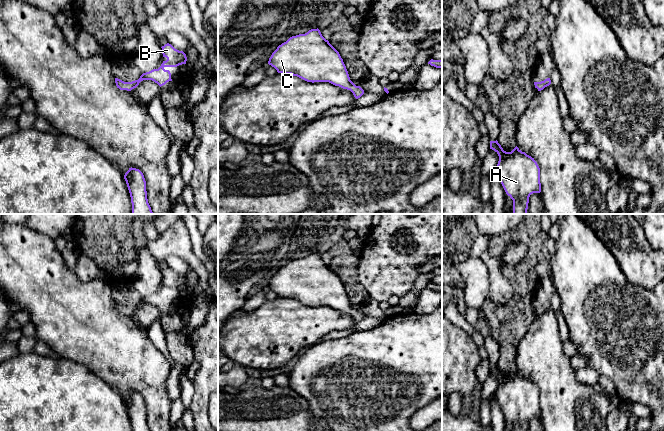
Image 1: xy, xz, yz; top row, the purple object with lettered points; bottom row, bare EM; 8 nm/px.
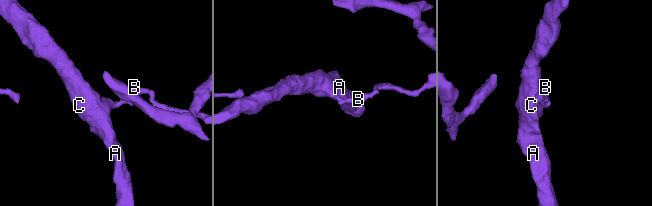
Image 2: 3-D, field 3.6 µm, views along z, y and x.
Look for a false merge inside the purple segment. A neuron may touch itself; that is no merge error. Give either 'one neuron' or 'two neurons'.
two neurons

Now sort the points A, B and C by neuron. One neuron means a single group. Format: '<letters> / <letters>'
A C / B

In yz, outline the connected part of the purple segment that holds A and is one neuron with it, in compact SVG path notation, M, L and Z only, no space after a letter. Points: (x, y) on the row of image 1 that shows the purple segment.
M497 140L490 141L490 149L499 156L494 172L513 200L513 214L527 214L530 195L541 192L537 162L517 146L511 152L504 151Z

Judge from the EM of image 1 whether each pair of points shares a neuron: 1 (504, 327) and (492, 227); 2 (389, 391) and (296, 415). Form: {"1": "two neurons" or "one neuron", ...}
{"1": "two neurons", "2": "two neurons"}

